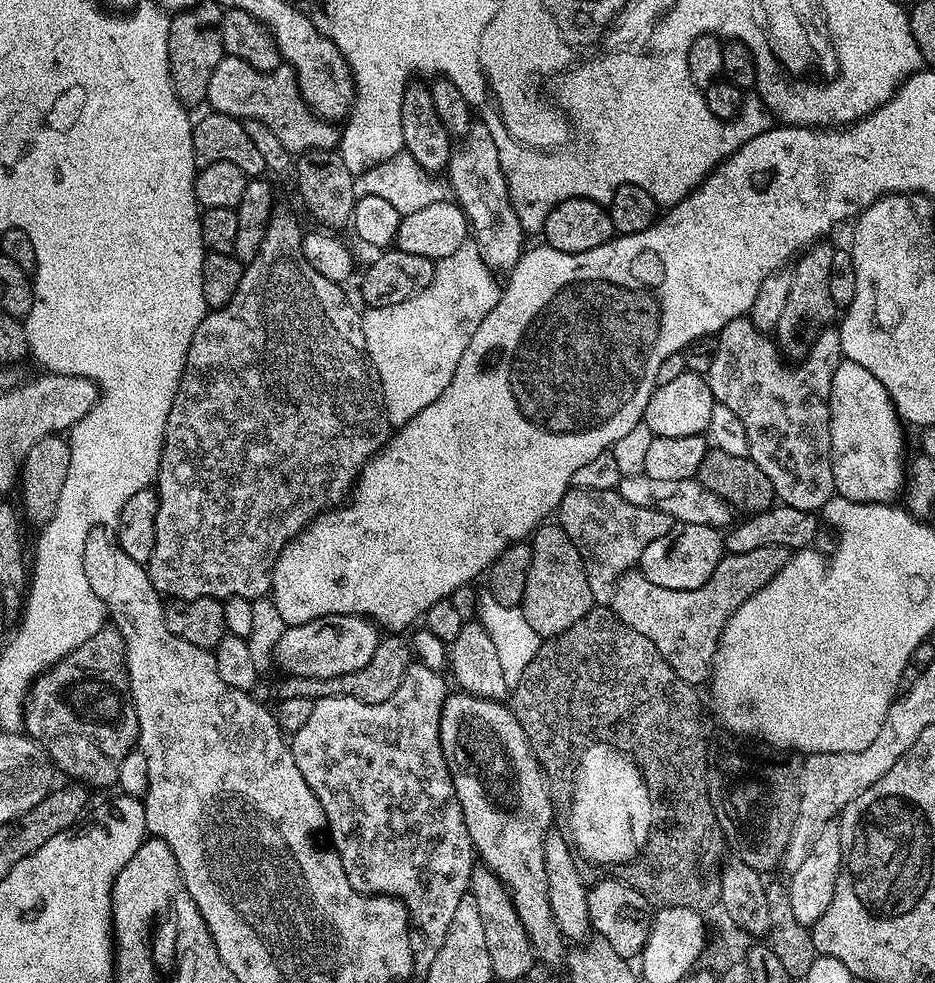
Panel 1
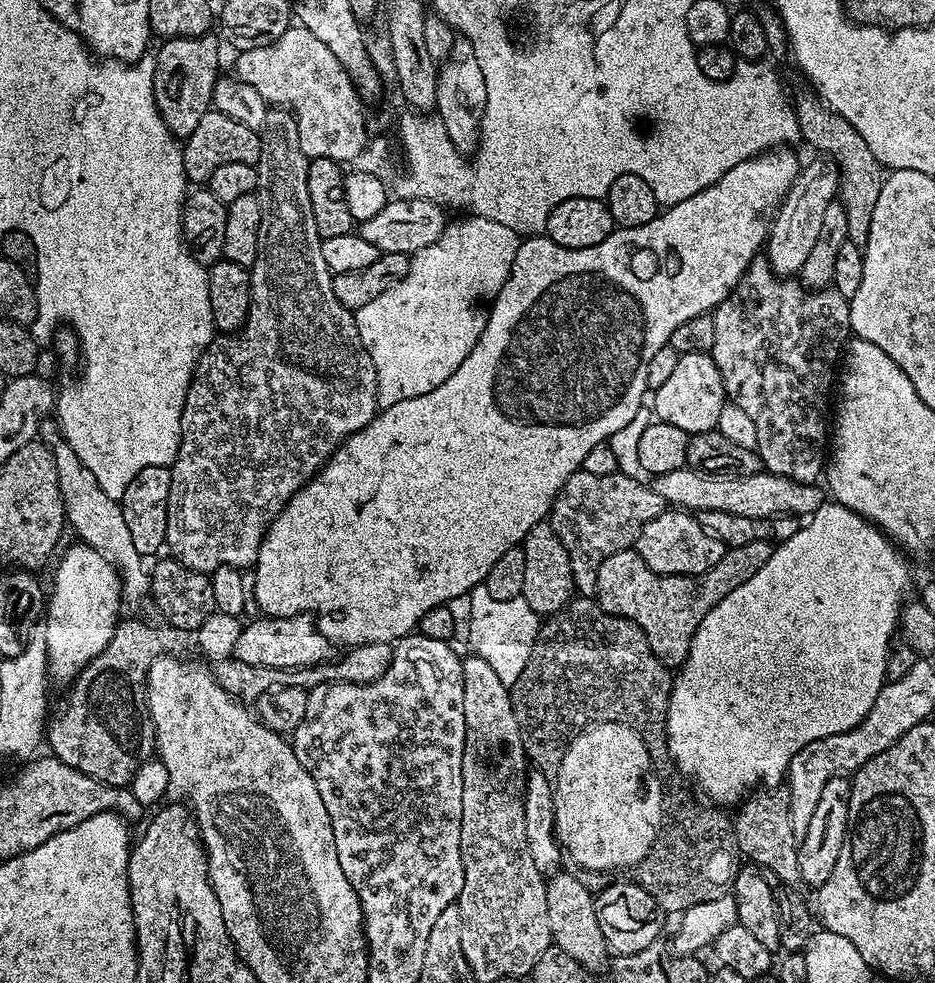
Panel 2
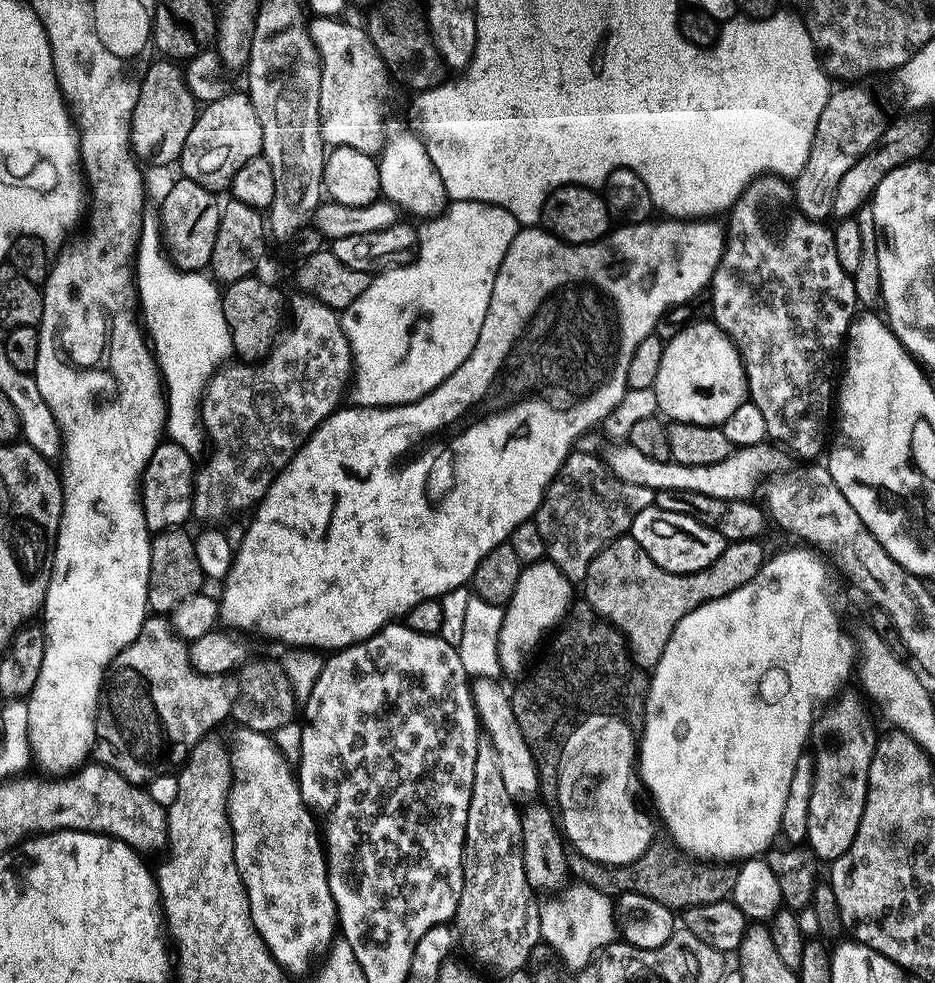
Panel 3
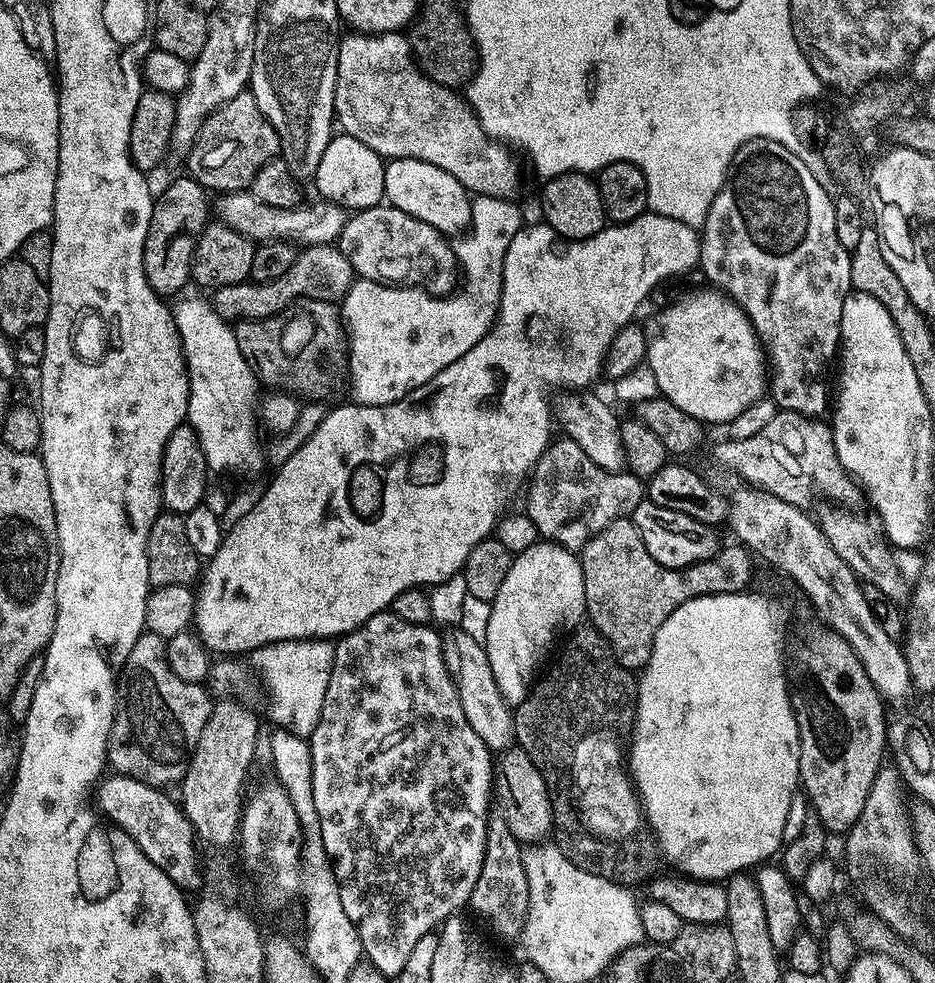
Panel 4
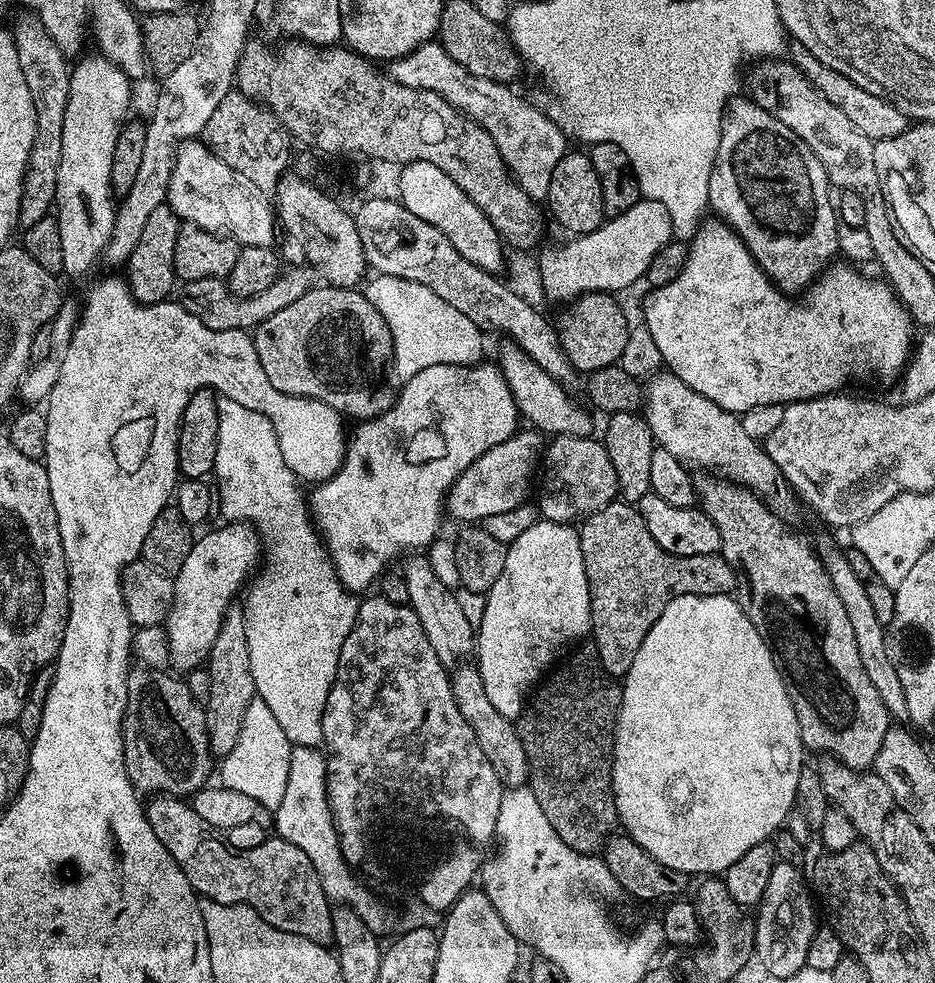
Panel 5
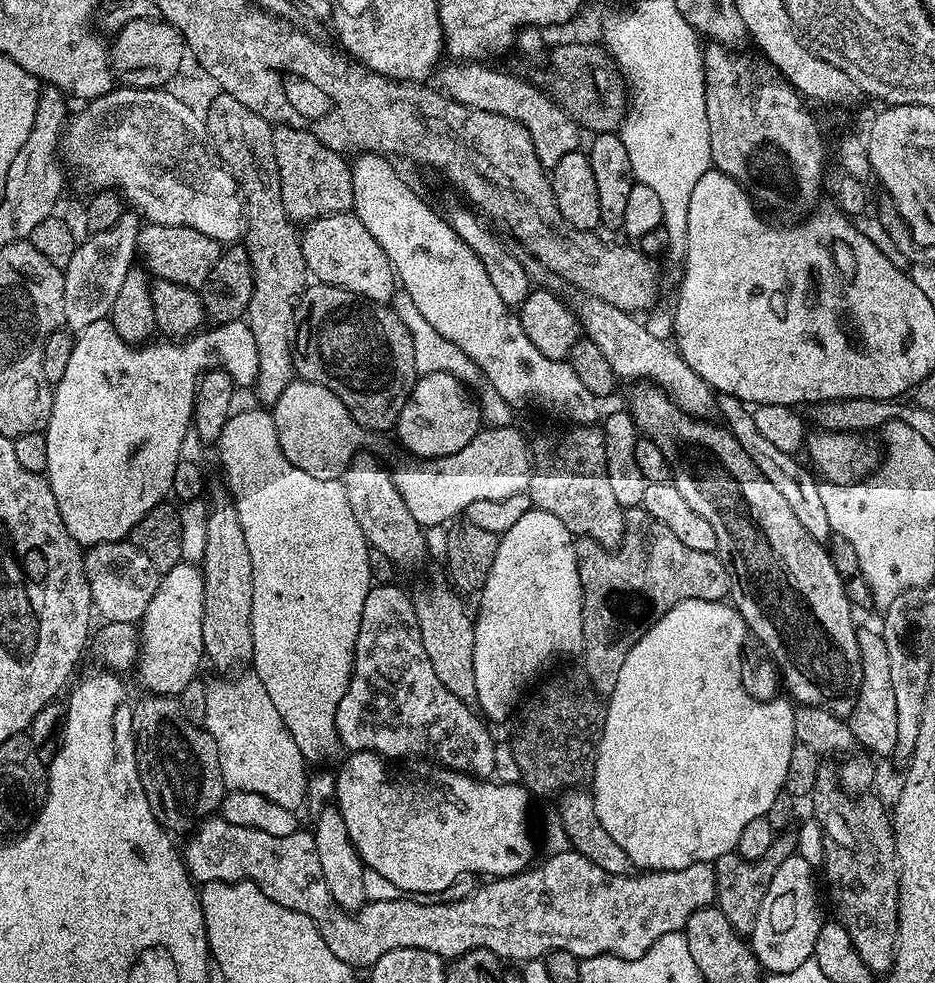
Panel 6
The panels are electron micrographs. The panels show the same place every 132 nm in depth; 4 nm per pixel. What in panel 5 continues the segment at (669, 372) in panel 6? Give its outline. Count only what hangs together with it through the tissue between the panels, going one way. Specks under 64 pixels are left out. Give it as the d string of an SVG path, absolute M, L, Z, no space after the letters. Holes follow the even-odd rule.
M657 374L647 381L646 407L643 409L642 415L650 426L653 441L659 447L670 450L670 454L674 454L680 461L690 466L693 466L692 464L702 466L704 470L719 468L720 471L727 474L725 476L727 479L755 492L781 519L789 519L788 516L795 514L798 500L793 489L789 487L787 480L778 470L778 466L775 466L774 460L765 454L763 445L750 438L750 434L743 429L737 413L723 410L716 402L710 402L710 398L698 394L696 390L691 390L690 386L686 386L677 376Z

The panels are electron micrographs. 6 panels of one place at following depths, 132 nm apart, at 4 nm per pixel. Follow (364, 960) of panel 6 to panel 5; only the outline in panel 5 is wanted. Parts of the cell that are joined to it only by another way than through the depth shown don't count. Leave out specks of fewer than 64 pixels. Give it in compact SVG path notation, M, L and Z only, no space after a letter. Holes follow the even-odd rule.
M159 794L147 801L146 811L150 830L158 834L158 842L170 850L174 862L186 874L190 886L200 896L219 904L245 904L250 906L270 926L310 938L310 942L328 946L333 943L333 905L322 890L322 882L310 866L310 858L290 842L279 838L264 840L253 848L235 852L227 848L201 815L196 814L191 803L174 796Z

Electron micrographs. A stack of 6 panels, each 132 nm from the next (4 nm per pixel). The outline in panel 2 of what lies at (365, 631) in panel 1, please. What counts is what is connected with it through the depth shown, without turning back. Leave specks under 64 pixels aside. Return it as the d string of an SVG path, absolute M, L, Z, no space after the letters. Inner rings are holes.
M301 614L251 619L243 625L238 642L234 645L232 656L250 666L291 670L310 668L314 664L331 661L333 659L332 651L334 651L334 645L331 640L321 634L317 621L311 615Z

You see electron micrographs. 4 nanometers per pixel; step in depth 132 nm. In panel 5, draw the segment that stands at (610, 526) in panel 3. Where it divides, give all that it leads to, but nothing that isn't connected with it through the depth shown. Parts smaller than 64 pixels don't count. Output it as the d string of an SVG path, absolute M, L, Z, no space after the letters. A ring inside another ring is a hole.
M557 436L555 439L543 449L542 452L542 470L544 466L544 473L542 471L538 476L538 484L540 480L540 500L538 499L538 512L543 519L553 520L559 524L575 525L577 522L584 521L587 516L594 514L598 510L602 510L606 505L613 503L618 496L618 478L614 474L614 462L610 462L610 454L604 449L603 443L599 439L592 436Z

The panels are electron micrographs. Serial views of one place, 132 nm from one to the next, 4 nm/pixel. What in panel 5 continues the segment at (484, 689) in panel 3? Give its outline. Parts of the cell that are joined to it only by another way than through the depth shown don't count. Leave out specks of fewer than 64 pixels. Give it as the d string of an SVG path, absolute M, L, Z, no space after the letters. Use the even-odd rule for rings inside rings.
M412 554L402 565L406 578L406 586L410 589L408 607L418 614L418 622L422 622L422 630L426 630L426 638L430 638L430 646L434 646L434 654L438 654L438 662L451 670L461 662L467 661L474 652L474 629L466 619L464 611L458 606L455 591L444 585L444 580L432 569L430 561L424 554Z

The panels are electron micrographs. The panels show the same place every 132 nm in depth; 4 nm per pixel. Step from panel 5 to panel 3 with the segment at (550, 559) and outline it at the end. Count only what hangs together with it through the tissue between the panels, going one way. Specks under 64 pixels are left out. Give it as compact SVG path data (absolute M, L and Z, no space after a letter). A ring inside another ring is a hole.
M551 562L530 564L521 571L518 586L514 586L514 594L504 608L502 630L499 634L499 658L505 677L519 677L529 667L533 659L532 650L536 647L539 649L549 633L568 615L568 610L574 603L572 592L574 586L566 578L566 574L562 574L562 570L558 570L558 566Z

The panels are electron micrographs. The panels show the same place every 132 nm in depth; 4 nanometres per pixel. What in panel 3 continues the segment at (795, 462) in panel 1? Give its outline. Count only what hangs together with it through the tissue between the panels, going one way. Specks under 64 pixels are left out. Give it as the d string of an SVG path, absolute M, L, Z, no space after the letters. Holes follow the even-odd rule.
M764 175L761 178L754 180L751 184L748 185L748 189L738 199L736 199L735 204L732 205L730 209L730 217L732 218L726 222L726 243L724 246L724 253L722 254L722 258L718 262L718 266L714 270L714 274L712 275L712 282L710 285L710 293L712 292L712 313L710 313L711 319L722 329L726 335L728 335L729 339L732 340L732 345L736 347L737 351L740 352L740 361L744 363L744 377L748 380L748 394L747 399L753 404L754 406L758 406L758 410L762 410L762 418L766 418L766 430L768 431L768 440L771 443L781 444L782 447L785 448L788 452L793 452L794 455L797 456L797 461L800 462L812 462L817 459L816 456L825 451L826 448L826 441L829 439L830 436L830 428L828 432L828 419L833 419L834 416L834 376L832 380L832 371L837 371L838 368L838 357L841 355L842 352L842 345L845 343L848 328L852 325L854 317L857 315L858 312L858 303L856 301L855 296L855 288L854 282L852 281L851 275L846 271L842 270L842 266L838 263L838 254L834 254L834 238L832 237L831 231L826 227L823 228L825 225L820 222L813 222L810 221L804 216L800 214L800 212L794 210L793 205L789 203L793 199L793 189L790 187L789 181L787 179L774 176L774 175Z

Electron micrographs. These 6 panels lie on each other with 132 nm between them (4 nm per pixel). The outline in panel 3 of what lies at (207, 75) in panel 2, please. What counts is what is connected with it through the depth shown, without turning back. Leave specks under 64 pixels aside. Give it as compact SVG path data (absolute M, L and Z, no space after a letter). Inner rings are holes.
M156 58L149 63L138 90L138 102L132 111L130 121L130 149L137 161L145 160L148 164L172 164L179 161L182 146L186 146L186 137L194 126L198 115L198 102L188 89L186 72L177 61L171 58Z

